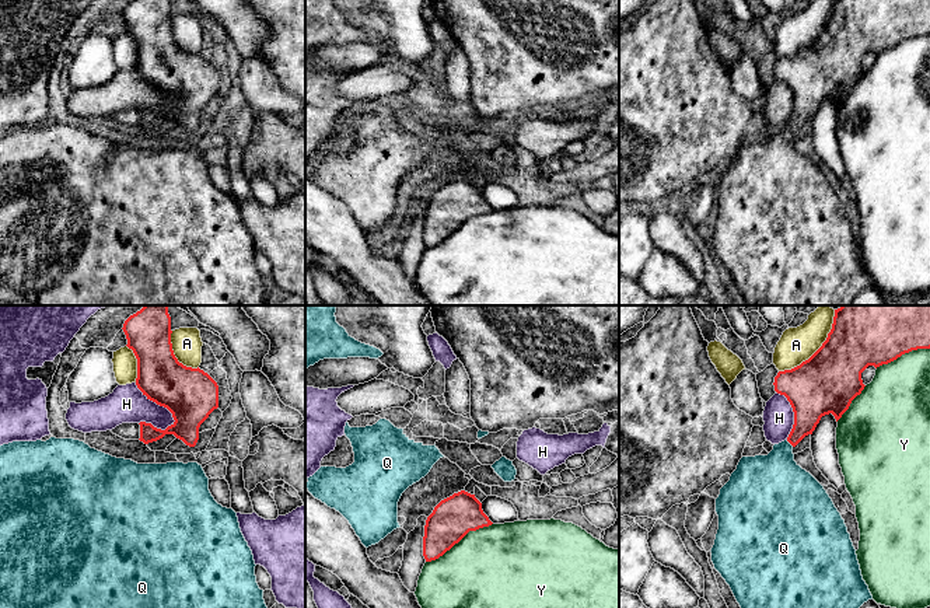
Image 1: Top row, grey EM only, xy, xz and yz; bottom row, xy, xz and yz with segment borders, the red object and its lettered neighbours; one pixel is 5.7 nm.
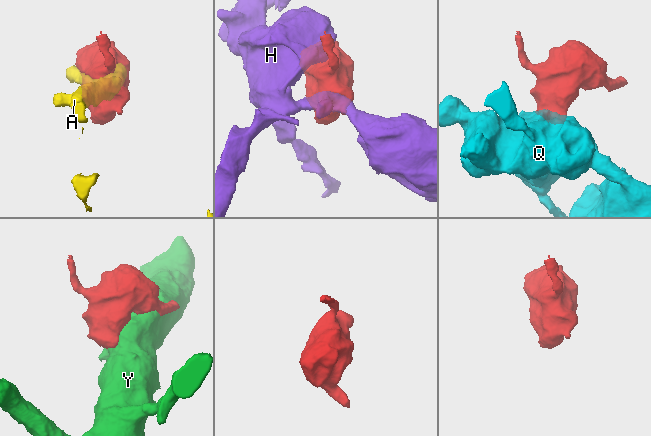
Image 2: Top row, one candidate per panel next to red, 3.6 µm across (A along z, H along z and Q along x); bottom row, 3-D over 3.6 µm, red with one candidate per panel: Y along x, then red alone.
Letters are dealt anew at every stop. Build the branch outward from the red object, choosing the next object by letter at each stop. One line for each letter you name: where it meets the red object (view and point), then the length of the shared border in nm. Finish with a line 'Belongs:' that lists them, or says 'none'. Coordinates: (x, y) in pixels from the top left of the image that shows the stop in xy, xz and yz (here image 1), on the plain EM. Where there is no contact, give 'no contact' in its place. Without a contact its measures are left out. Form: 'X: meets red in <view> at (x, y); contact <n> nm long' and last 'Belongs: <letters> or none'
Q: meets red in yz at (790, 129); contact 60 nm long
Belongs: Q

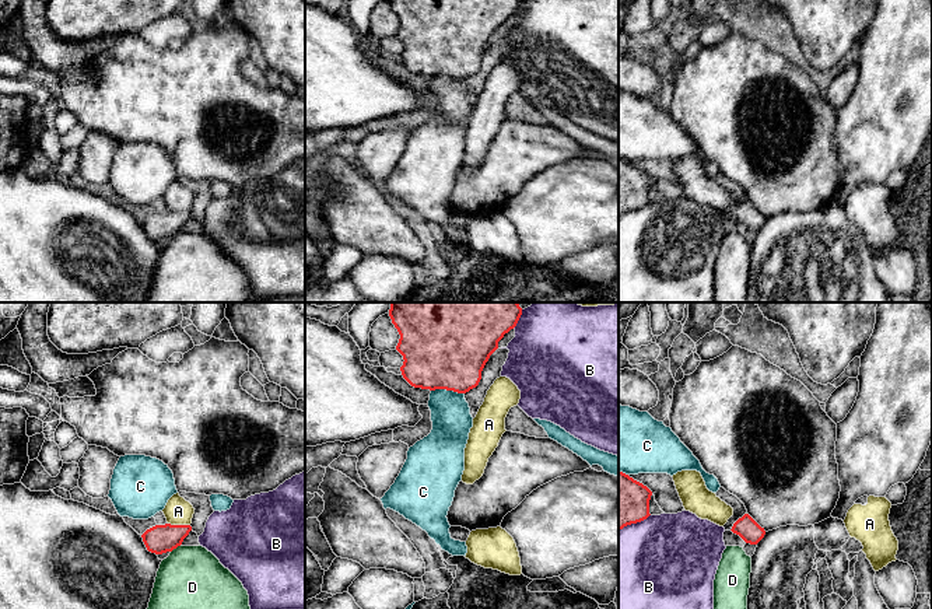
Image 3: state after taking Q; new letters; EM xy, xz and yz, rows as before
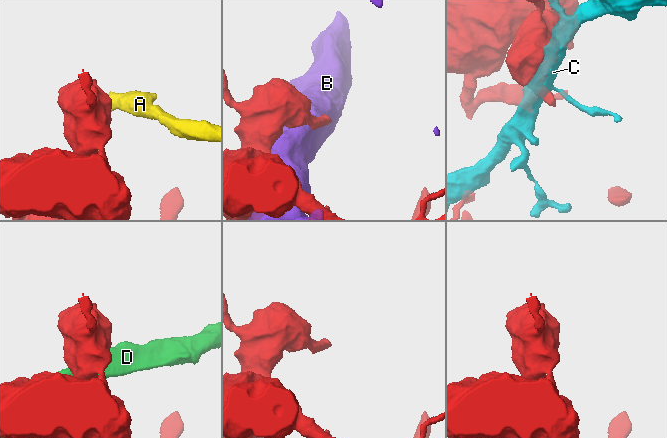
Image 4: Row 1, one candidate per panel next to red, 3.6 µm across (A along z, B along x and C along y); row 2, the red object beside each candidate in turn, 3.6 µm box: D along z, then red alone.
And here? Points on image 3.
Belongs: none

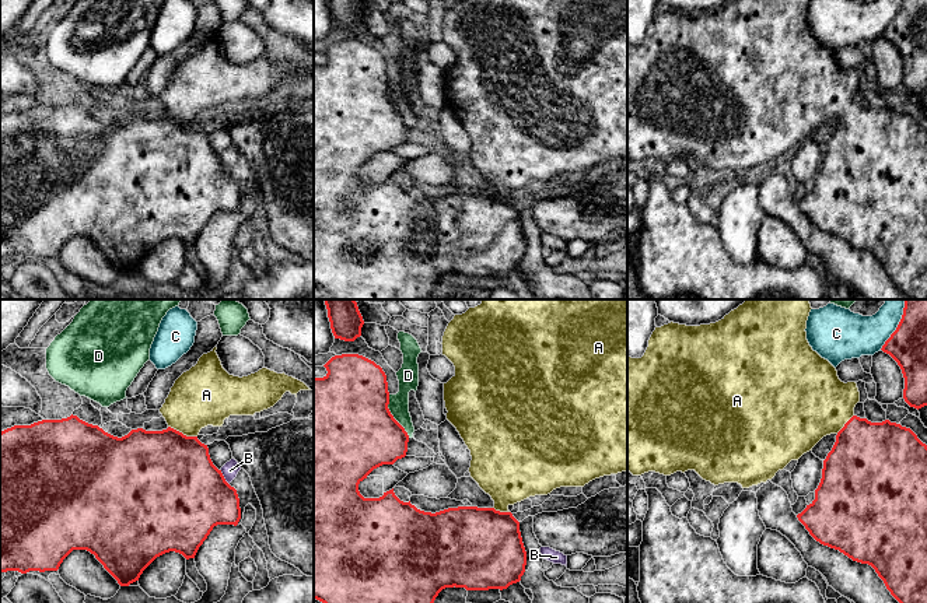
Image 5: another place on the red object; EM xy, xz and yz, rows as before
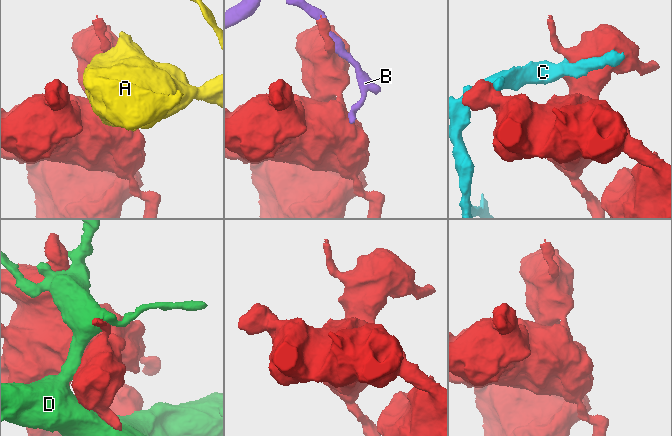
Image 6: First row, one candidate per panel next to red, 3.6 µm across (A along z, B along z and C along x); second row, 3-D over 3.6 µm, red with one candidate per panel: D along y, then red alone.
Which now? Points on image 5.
A: meets red in xy at (181, 119); contact 180 nm long
Belongs: A

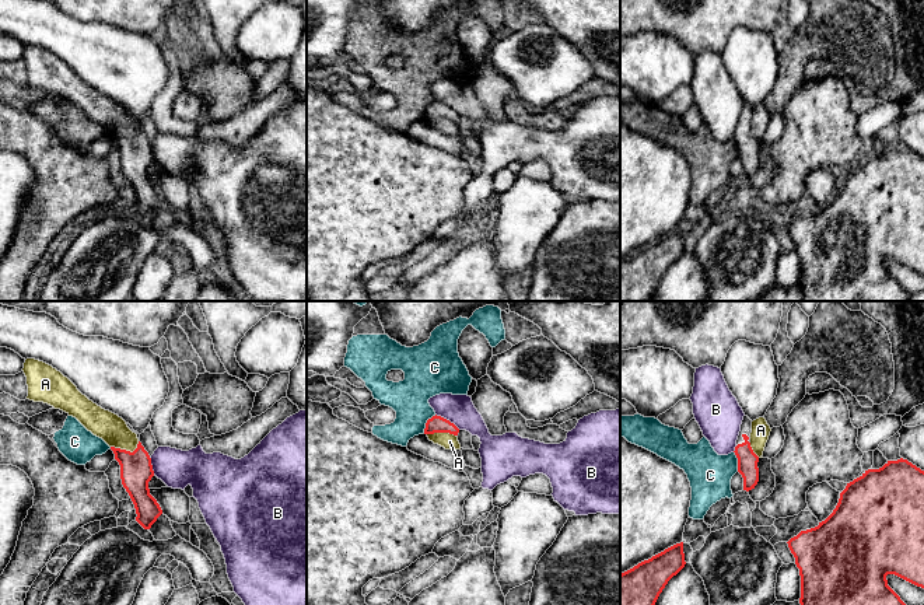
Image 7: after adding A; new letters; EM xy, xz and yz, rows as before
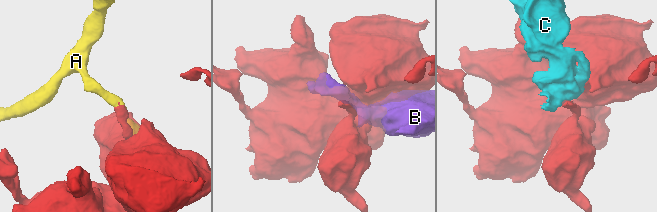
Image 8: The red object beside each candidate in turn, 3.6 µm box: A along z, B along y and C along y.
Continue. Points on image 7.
Belongs: none

